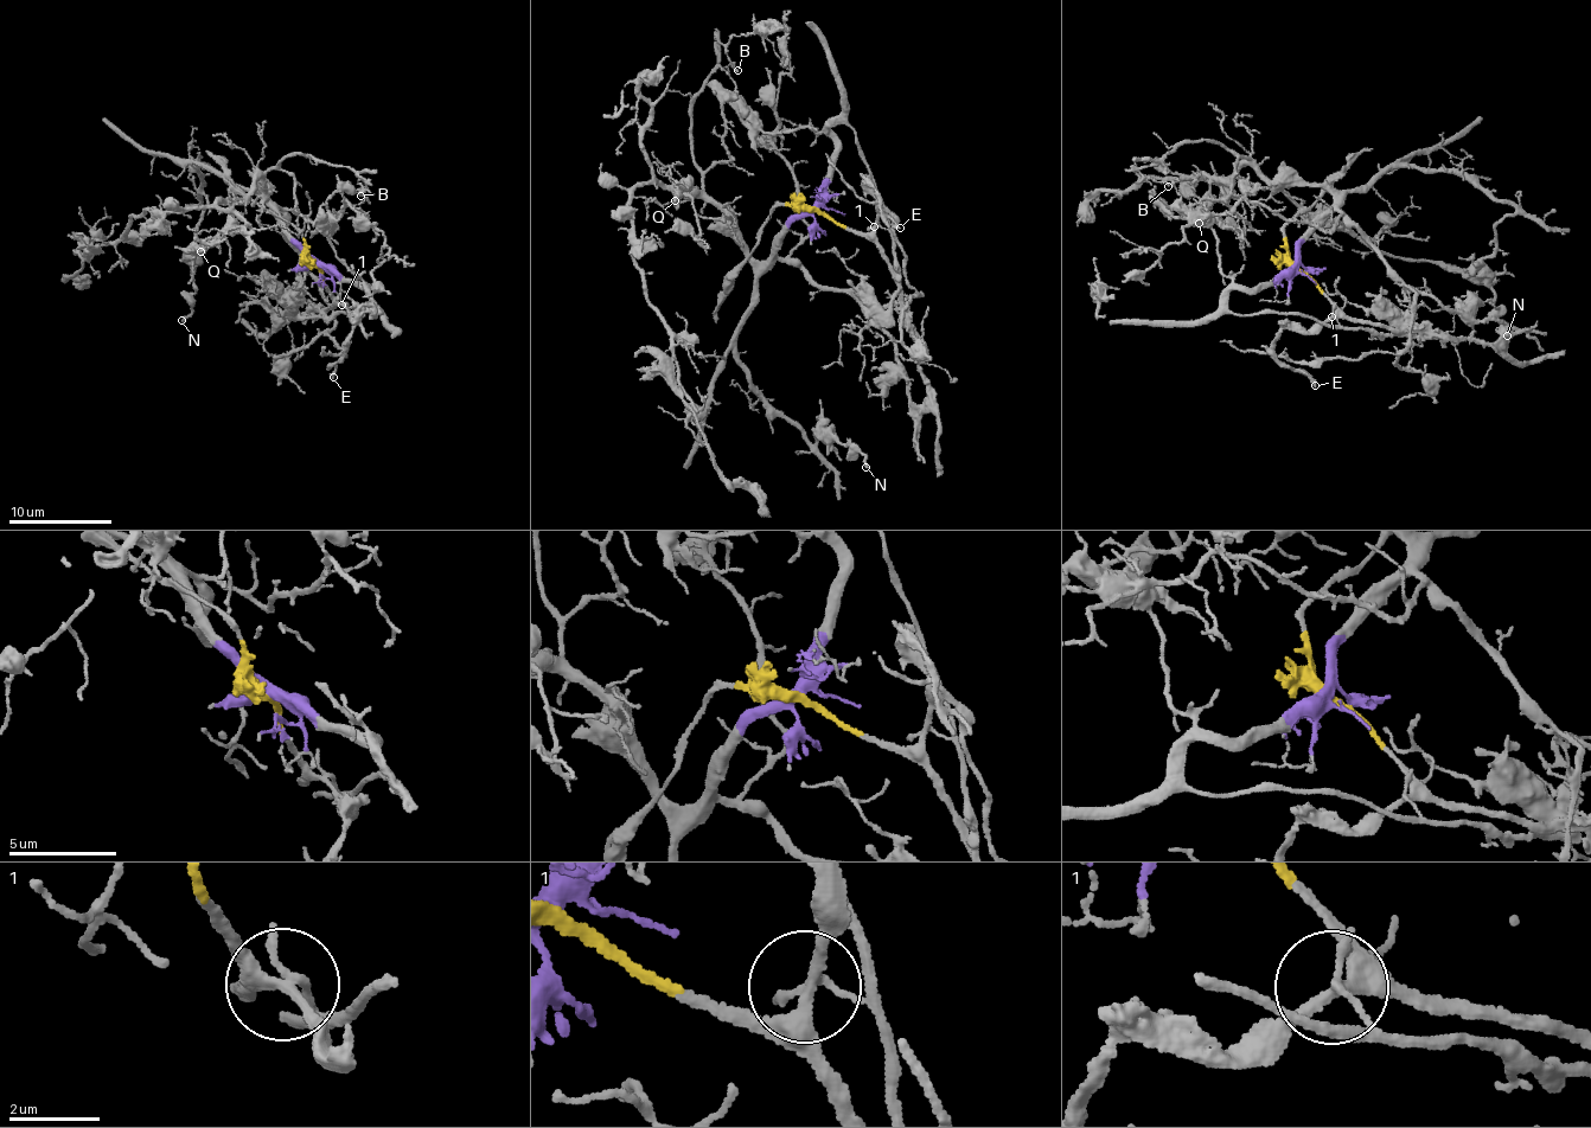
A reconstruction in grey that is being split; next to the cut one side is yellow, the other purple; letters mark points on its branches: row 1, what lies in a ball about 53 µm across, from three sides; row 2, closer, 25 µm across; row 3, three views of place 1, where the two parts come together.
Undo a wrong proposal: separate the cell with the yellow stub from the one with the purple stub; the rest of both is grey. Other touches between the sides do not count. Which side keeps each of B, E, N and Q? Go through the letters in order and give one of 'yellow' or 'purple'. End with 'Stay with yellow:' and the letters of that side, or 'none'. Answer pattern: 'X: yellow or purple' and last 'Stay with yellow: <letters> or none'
B: purple
E: yellow
N: purple
Q: purple
Stay with yellow: E

